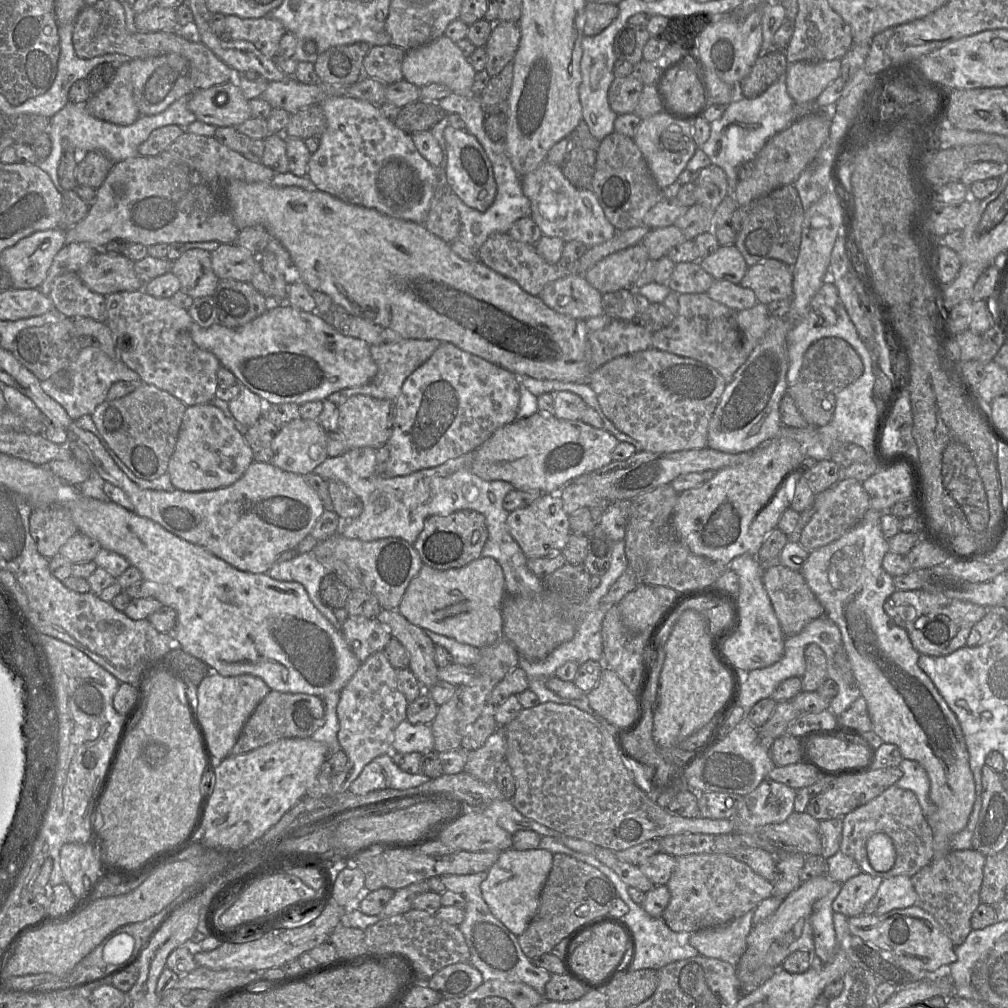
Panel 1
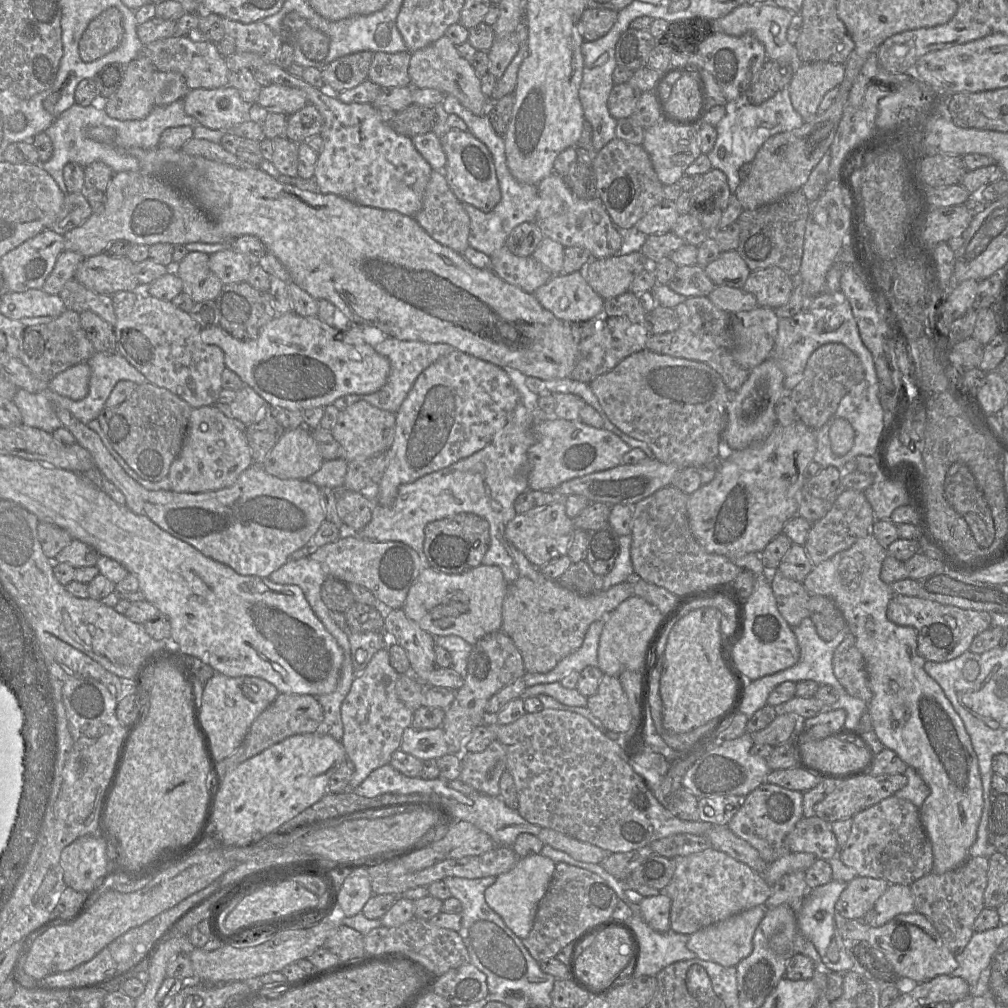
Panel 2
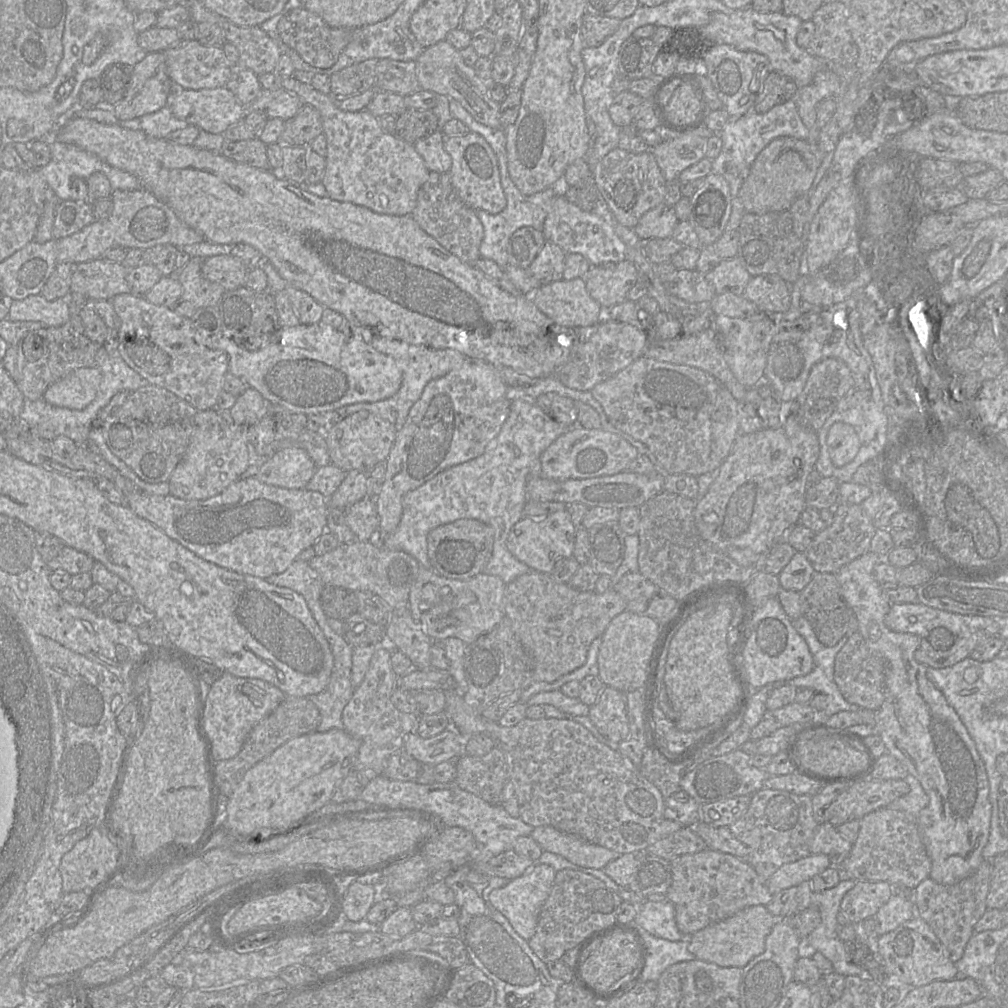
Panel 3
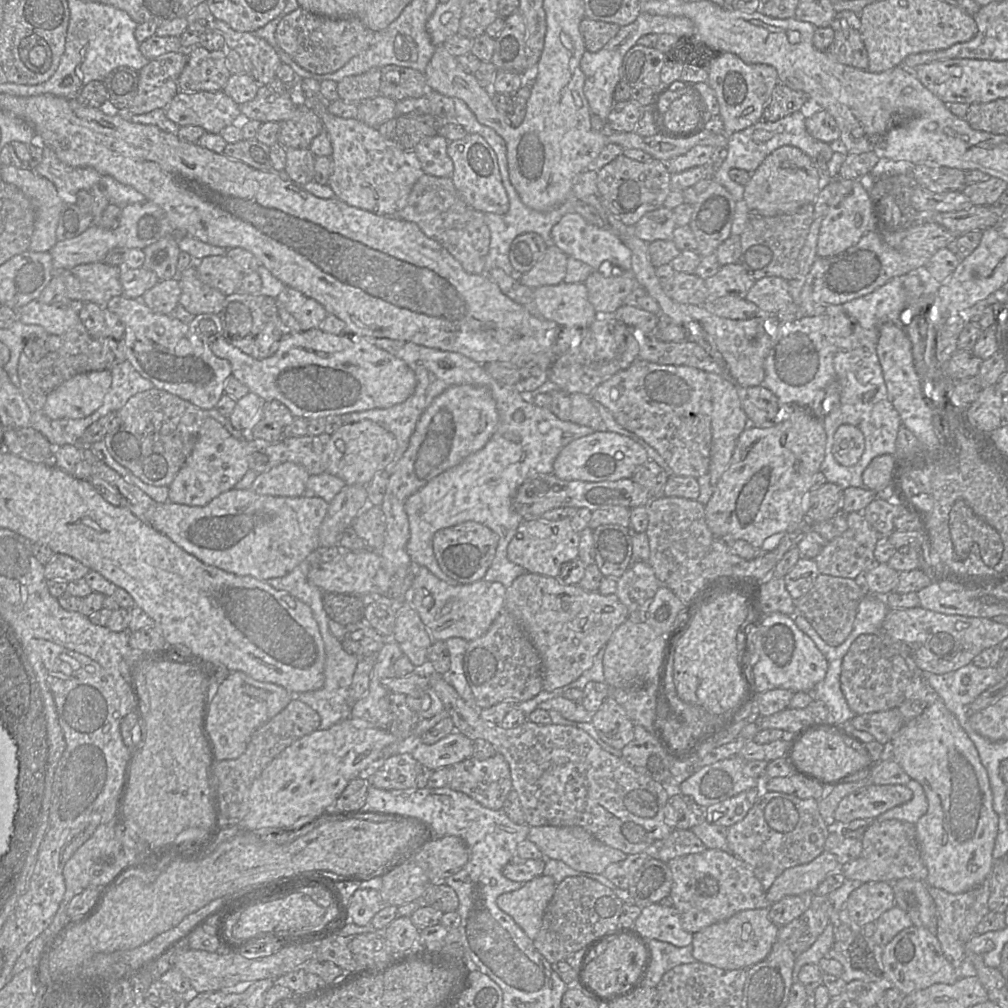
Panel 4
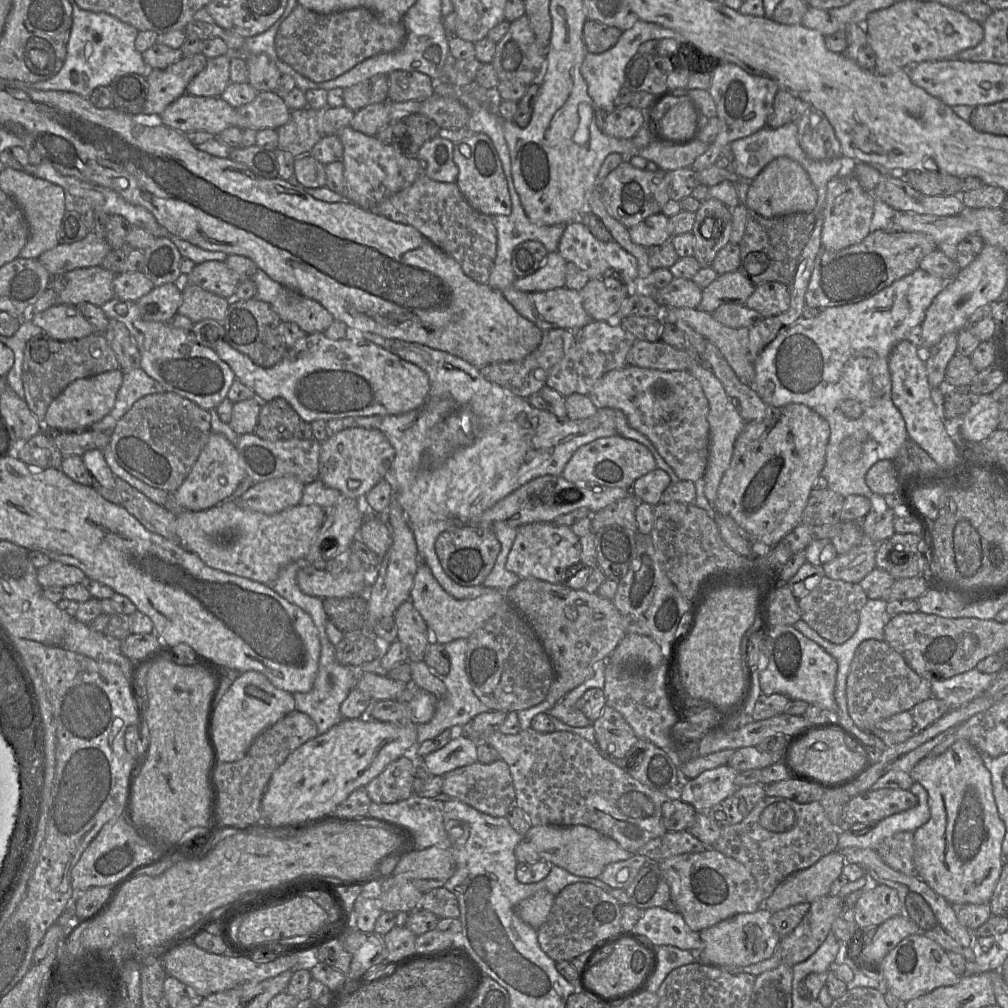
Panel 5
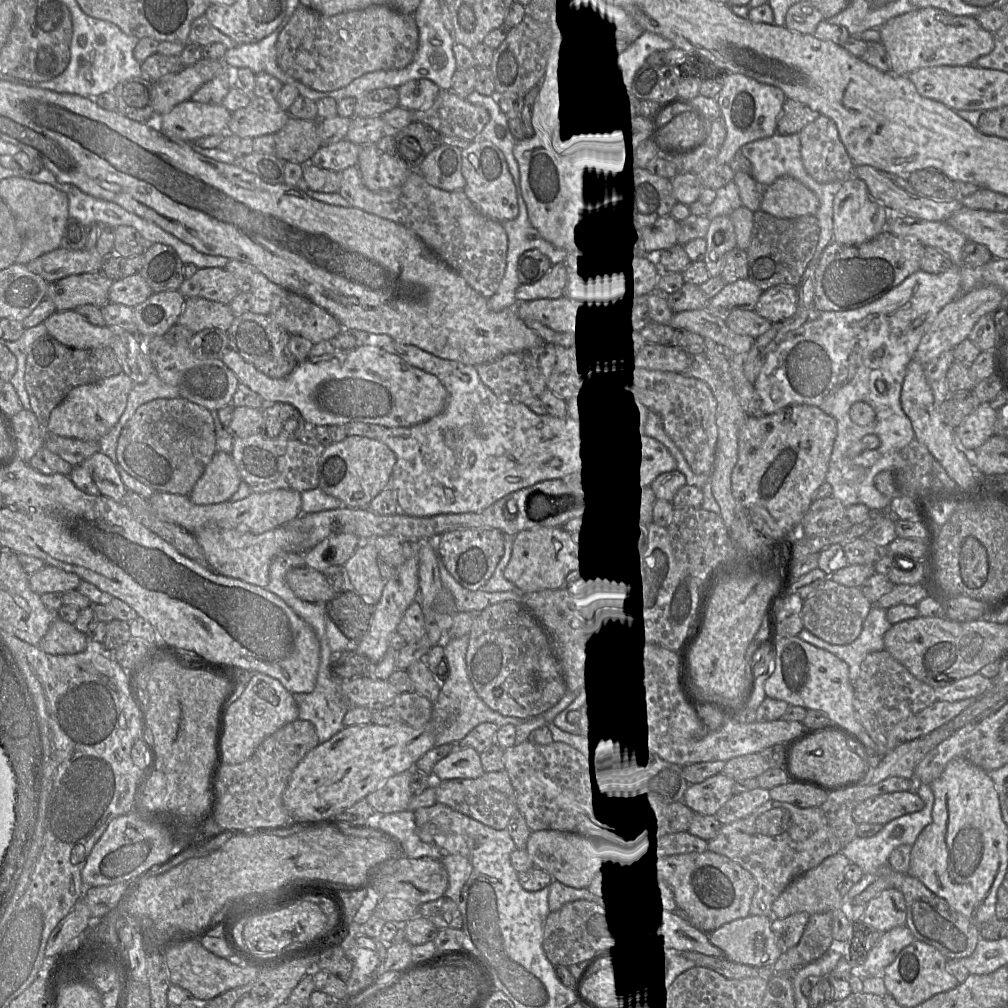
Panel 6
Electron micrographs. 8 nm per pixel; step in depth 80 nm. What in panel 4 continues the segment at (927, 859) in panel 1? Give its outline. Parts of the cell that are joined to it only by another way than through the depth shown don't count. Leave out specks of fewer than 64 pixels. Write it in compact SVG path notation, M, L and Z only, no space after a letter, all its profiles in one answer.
M897 819L873 820L862 835L861 842L861 855L840 865L840 871L846 878L863 883L889 882L902 878L926 882L928 869L921 856L916 824Z

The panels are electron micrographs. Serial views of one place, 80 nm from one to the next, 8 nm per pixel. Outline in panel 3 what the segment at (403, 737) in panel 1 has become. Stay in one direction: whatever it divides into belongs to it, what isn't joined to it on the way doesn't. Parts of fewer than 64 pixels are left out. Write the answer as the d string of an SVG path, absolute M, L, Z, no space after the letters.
M451 726L431 738L422 738L417 733L410 732L405 736L404 750L419 763L437 764L445 761L455 761L464 754L464 739L454 726Z

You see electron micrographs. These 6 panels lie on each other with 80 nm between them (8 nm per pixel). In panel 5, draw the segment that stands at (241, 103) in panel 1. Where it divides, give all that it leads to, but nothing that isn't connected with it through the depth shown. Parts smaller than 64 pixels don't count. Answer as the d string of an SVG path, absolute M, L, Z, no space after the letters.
M183 94L170 104L160 115L163 125L183 134L193 131L205 131L218 136L225 129L235 126L236 109L221 97L202 97Z

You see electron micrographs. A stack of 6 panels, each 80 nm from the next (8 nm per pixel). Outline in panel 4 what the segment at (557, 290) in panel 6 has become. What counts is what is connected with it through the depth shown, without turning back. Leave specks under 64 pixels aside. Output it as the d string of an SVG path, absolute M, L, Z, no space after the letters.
M550 244L534 267L524 274L519 274L520 277L517 279L521 284L532 289L560 284L566 275L568 257L555 244Z

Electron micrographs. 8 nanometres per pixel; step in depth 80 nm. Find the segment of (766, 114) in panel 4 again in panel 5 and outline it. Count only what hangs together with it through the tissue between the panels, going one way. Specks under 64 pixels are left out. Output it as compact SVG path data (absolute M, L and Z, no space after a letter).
M779 89L773 102L771 113L767 117L767 127L779 128L795 122L810 110L811 105L806 101Z

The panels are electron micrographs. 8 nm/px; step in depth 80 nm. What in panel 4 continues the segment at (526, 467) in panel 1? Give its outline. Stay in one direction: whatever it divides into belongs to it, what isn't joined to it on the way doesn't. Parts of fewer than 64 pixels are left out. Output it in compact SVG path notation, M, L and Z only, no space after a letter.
M608 430L594 431L571 441L560 451L553 464L553 474L563 480L616 481L632 478L637 467L648 459L646 450L634 440Z

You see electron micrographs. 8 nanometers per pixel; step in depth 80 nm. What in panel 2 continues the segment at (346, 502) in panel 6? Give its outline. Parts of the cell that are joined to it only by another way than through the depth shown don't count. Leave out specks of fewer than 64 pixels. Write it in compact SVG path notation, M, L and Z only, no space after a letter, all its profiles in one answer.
M357 401L339 411L330 432L339 444L339 458L346 462L356 458L373 459L376 455L386 452L393 441L395 414L372 406L366 401Z

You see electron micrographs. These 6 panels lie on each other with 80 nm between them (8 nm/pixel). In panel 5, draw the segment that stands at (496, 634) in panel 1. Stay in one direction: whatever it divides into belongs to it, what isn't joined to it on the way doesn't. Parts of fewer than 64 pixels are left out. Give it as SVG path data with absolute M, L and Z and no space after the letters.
M422 561L419 562L409 598L430 630L431 641L443 645L456 639L468 639L493 616L505 599L503 591L489 592L475 599L455 599L444 591Z

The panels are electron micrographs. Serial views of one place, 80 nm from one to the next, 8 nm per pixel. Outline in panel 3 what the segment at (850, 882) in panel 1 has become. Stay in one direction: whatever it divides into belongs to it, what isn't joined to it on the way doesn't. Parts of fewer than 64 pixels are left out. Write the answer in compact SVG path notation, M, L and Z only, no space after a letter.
M858 880L855 886L847 891L841 901L842 911L855 925L875 914L894 893L894 887L886 881Z

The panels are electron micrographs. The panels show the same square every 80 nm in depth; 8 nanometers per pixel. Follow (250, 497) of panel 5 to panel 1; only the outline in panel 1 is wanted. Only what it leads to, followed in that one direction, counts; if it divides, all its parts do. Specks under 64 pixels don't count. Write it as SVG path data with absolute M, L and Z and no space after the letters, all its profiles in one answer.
M294 419L279 427L271 451L270 464L303 476L328 457L327 432L317 420Z

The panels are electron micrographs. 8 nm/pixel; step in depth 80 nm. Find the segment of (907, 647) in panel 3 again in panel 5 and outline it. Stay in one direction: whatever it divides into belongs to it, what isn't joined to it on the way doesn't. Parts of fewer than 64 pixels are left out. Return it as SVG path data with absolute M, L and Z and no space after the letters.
M960 739L952 744L944 753L937 756L928 755L927 757L920 760L911 769L909 774L915 782L919 782L927 790L930 808L930 819L914 832L913 860L918 873L918 877L924 880L936 893L944 897L950 904L989 903L1000 877L1002 867L1005 863L1005 857L1002 853L1002 843L1005 836L1005 824L999 816L993 794L991 774L983 763L981 753L967 740Z

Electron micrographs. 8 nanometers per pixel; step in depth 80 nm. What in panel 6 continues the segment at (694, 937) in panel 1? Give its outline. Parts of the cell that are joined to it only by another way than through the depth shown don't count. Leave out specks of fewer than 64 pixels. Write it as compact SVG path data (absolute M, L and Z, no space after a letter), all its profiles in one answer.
M748 915L722 925L708 933L708 937L730 961L750 966L766 966L775 963L782 953L771 929L771 922L772 917Z

